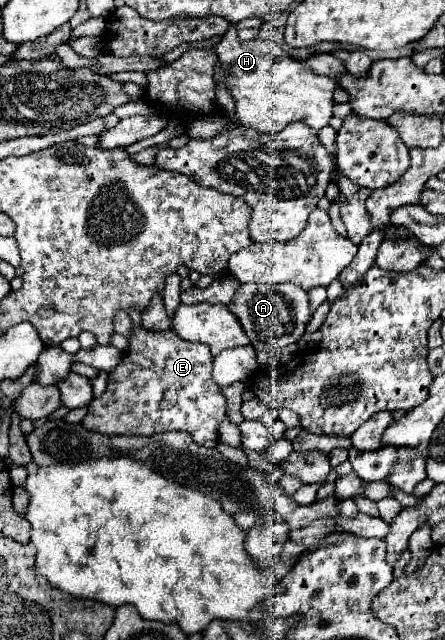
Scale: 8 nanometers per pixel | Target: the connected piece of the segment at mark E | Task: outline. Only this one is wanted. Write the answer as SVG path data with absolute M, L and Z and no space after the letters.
M133 325L129 339L129 349L123 351L121 361L113 371L109 371L109 385L101 397L95 397L87 405L87 415L81 425L103 435L157 435L165 431L187 431L203 447L217 447L219 425L225 419L227 405L221 387L211 379L213 355L203 343L183 341L173 331L147 331Z

